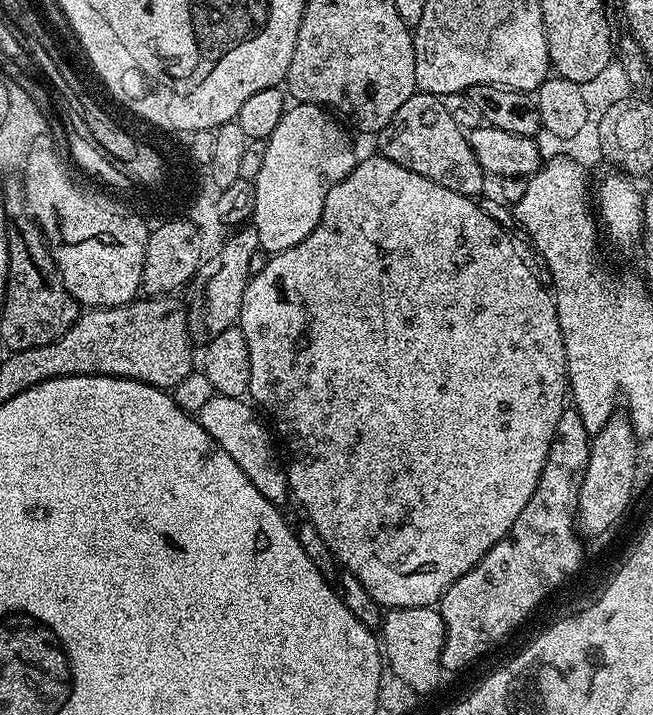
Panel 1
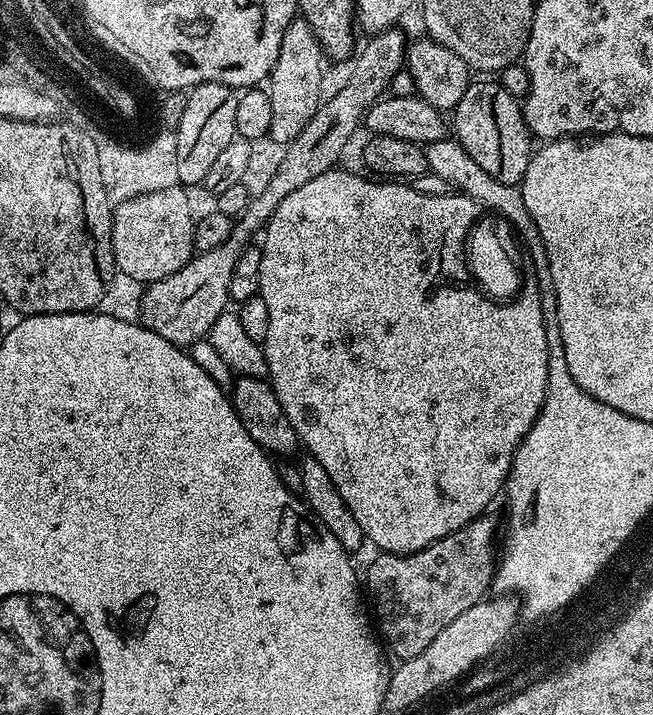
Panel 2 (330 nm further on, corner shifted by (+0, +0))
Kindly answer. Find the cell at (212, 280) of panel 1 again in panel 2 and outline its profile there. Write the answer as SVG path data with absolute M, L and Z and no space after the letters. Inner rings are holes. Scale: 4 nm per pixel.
M303 18L292 20L290 26L286 26L286 34L282 34L282 46L278 46L278 62L274 62L272 74L266 81L266 91L270 98L271 107L268 136L271 139L276 139L280 143L280 146L287 146L293 140L296 140L298 134L302 134L306 122L310 122L310 118L314 118L314 114L319 110L322 103L320 90L322 88L322 76L325 64L326 57L324 50L320 46L318 38L310 26L310 22L306 22Z

